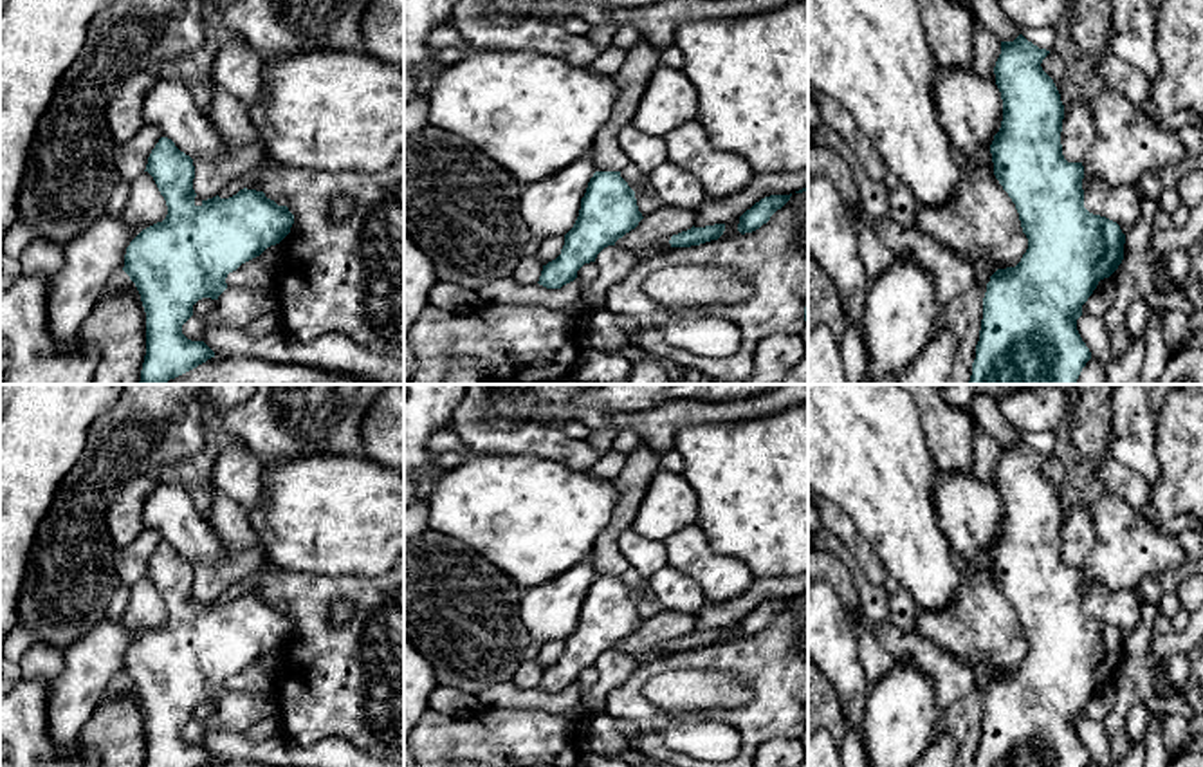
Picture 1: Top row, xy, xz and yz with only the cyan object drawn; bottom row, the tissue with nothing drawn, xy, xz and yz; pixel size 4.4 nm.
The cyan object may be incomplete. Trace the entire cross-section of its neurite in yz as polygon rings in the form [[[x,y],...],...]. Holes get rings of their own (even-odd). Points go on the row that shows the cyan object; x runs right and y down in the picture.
[[[1019,34],[1014,42],[1001,42],[1001,54],[994,67],[1003,99],[1001,128],[990,144],[994,175],[1015,204],[1028,249],[1015,267],[997,269],[987,283],[969,384],[1077,384],[1082,368],[1091,359],[1091,352],[1077,330],[1082,305],[1098,282],[1109,278],[1124,260],[1125,235],[1116,222],[1084,208],[1084,166],[1068,162],[1062,155],[1064,105],[1053,79],[1041,67],[1048,54],[1050,51],[1039,49]]]

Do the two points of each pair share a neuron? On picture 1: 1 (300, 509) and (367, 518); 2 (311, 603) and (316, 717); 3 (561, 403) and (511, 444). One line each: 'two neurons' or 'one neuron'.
1: one neuron
2: one neuron
3: two neurons

